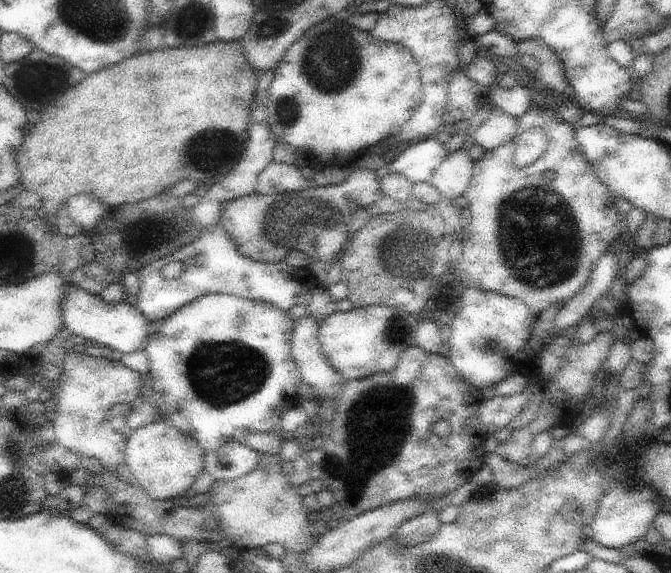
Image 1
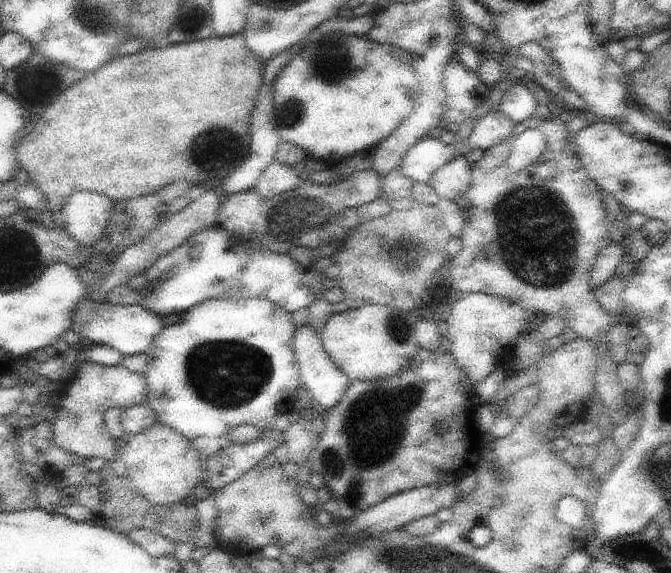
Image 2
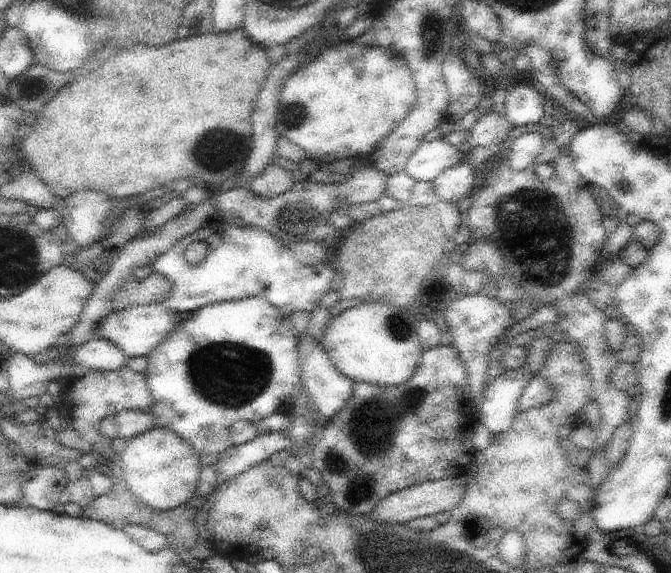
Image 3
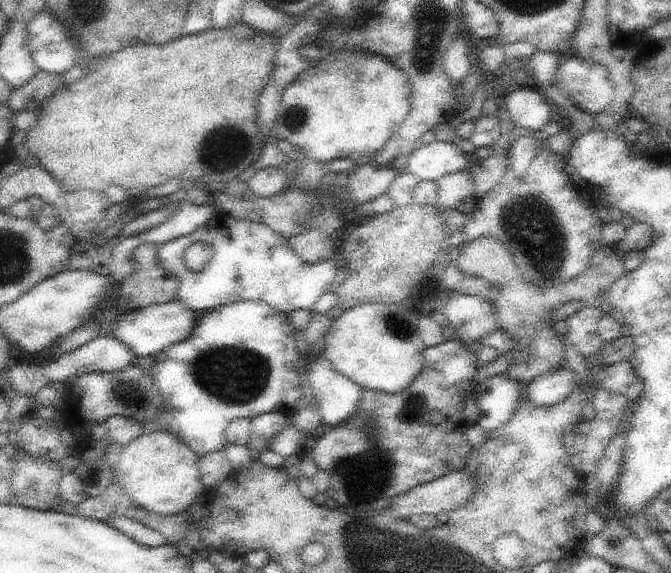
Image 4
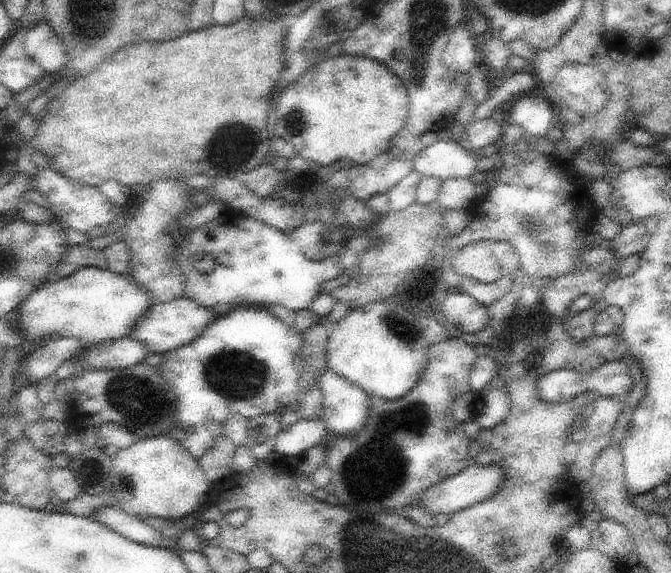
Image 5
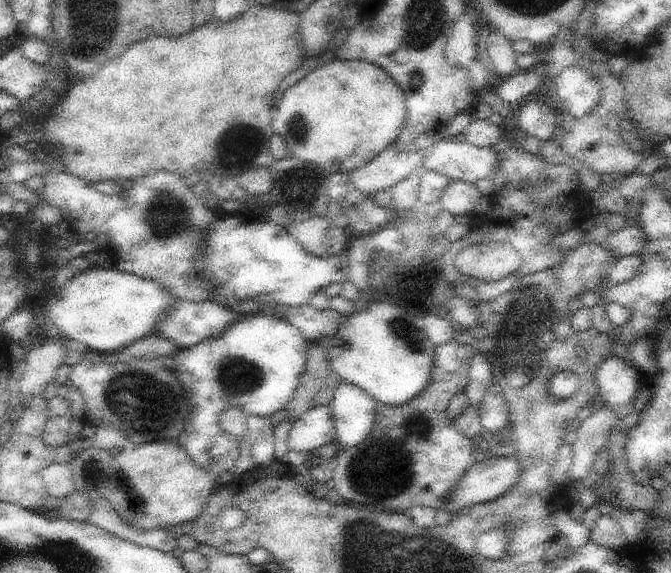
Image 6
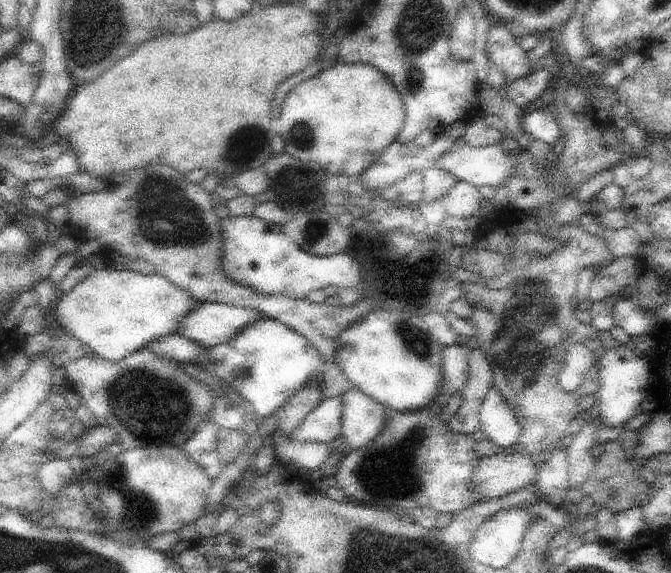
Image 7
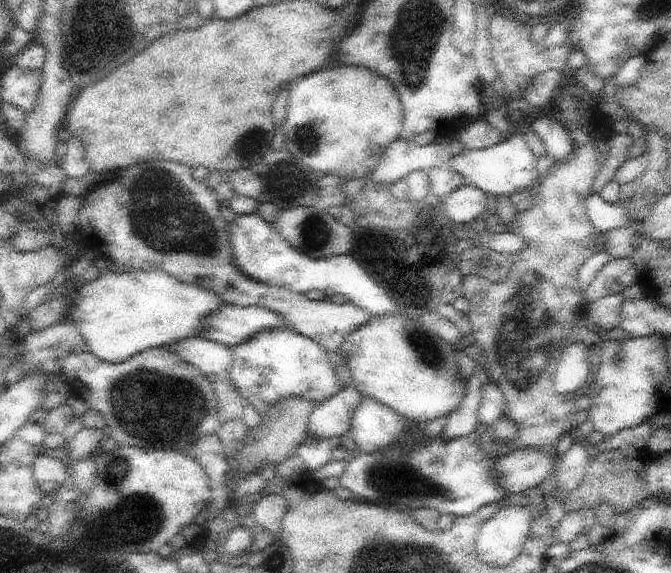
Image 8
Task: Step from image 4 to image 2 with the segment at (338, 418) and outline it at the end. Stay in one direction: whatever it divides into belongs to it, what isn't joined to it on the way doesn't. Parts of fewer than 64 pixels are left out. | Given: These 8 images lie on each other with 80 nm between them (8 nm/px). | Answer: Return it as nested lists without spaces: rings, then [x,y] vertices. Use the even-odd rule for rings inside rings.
[[[303,324],[295,332],[293,347],[296,353],[302,387],[308,390],[311,403],[322,412],[328,412],[348,390],[349,378],[330,360],[324,350],[321,334],[310,324]]]

